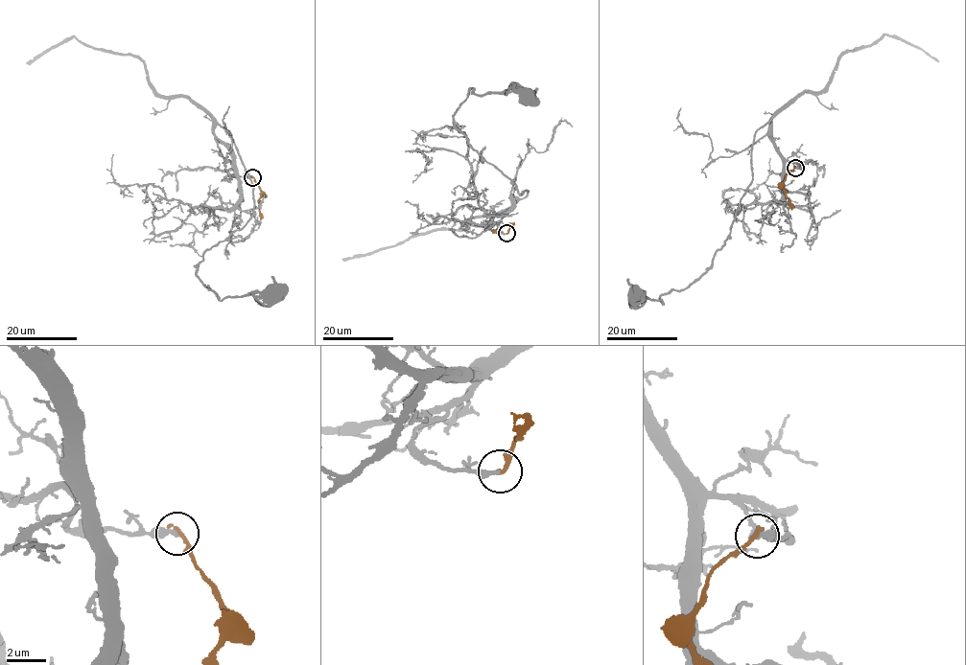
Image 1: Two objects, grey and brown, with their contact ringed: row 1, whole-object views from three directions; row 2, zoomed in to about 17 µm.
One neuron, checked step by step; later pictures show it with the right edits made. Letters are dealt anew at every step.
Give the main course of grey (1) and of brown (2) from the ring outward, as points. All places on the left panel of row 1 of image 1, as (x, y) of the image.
1: (252, 177), (232, 176), (229, 149), (213, 127), (232, 138), (253, 209), (196, 271), (220, 300), (276, 295)
2: (252, 177), (260, 192), (260, 219)

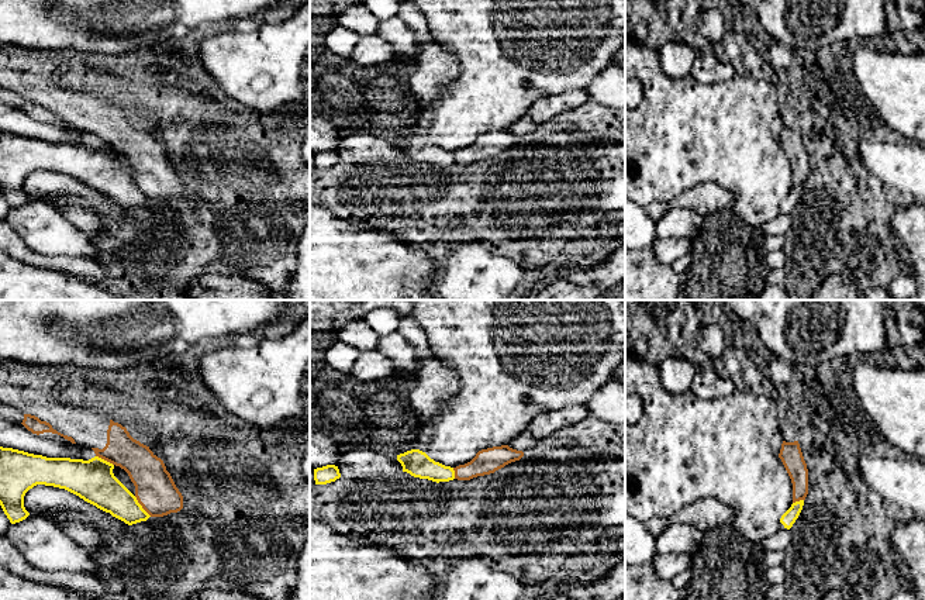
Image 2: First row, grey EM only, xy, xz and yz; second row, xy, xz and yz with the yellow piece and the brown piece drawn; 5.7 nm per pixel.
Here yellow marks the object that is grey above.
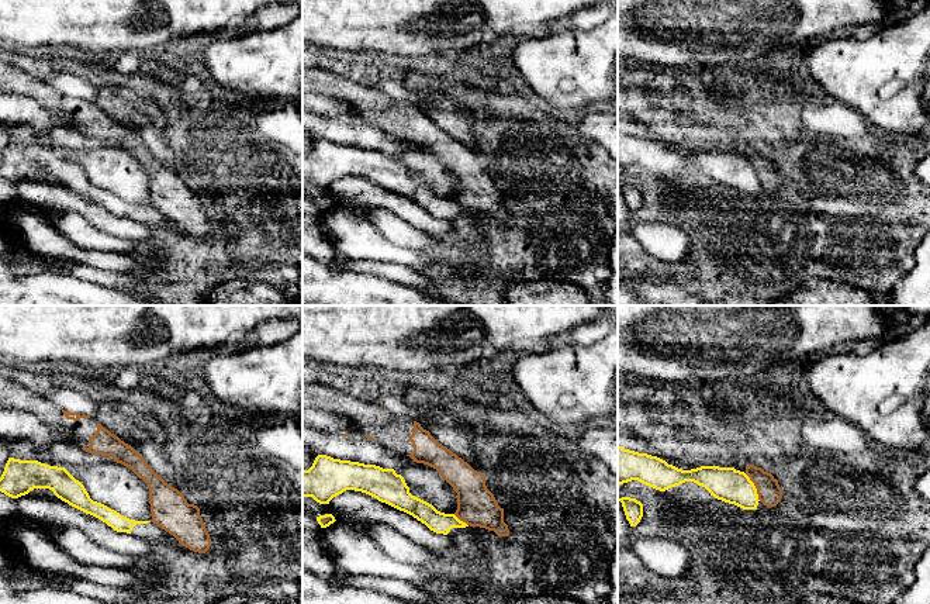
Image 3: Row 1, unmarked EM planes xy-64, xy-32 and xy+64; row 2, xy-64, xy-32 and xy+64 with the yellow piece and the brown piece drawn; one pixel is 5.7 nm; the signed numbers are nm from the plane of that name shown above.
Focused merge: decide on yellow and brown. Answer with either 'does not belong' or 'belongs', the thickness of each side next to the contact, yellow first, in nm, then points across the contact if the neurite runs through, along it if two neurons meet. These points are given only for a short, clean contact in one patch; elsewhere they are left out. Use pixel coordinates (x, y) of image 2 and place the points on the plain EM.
does not belong; calibres 200 and 240 nm; border xy (134, 180), (151, 200)

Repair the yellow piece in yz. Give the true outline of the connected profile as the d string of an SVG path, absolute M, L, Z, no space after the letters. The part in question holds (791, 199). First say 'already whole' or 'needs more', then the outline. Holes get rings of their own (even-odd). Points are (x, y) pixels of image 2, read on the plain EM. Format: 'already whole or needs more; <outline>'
already whole; M804 185L795 186L791 189L791 192L781 200L780 207L784 210L784 213L790 214L795 204L798 203L801 194L804 190Z

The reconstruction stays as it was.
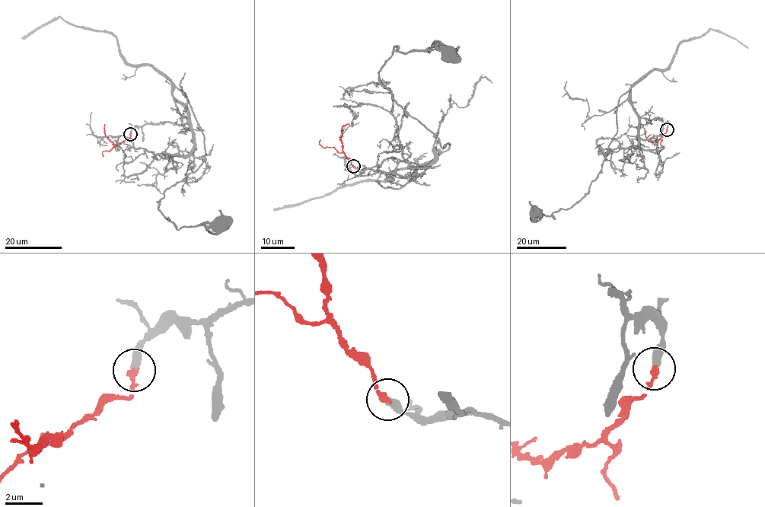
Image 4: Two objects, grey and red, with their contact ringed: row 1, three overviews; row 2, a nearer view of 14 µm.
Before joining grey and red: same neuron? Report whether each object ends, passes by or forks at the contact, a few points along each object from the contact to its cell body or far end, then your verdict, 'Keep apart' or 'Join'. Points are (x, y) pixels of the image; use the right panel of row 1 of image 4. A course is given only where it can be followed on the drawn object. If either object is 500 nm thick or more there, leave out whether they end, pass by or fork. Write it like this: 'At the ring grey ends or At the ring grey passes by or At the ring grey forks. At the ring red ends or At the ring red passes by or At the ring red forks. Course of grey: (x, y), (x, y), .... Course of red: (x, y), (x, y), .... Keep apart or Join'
At the ring grey ends. At the ring red ends. Course of grey: (666, 129), (658, 117), (639, 115), (626, 92), (617, 132), (588, 192), (553, 212), (554, 219), (537, 213). Course of red: (666, 129), (659, 139), (650, 142), (647, 139), (643, 125). Join

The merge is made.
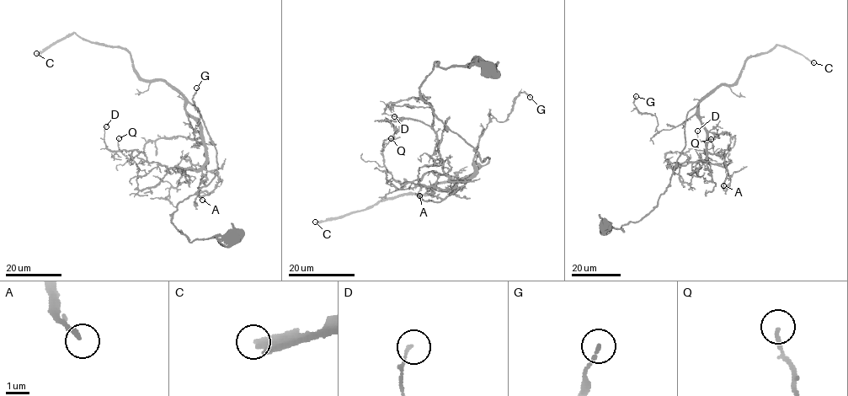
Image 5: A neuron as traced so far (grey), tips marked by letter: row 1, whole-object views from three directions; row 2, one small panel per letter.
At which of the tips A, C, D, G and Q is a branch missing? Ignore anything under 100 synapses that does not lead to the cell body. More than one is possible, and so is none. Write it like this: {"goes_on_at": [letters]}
{"goes_on_at": ["C"]}

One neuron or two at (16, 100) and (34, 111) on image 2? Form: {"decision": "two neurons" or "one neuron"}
{"decision": "two neurons"}

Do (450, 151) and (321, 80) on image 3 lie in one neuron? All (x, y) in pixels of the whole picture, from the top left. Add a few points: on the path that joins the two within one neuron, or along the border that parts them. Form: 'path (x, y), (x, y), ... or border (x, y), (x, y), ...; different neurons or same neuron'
path (418, 128), (403, 118), (381, 114), (353, 93); same neuron

